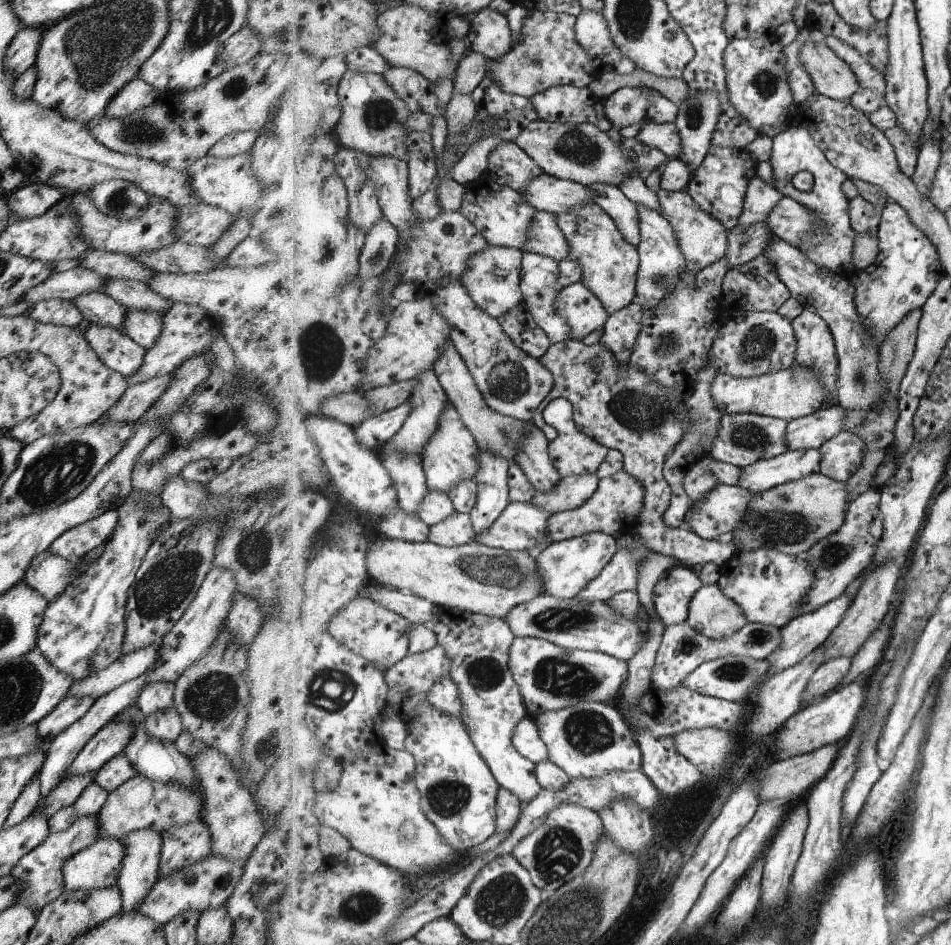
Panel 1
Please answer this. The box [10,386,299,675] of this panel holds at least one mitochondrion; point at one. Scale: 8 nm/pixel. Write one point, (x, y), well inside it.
(49, 478)

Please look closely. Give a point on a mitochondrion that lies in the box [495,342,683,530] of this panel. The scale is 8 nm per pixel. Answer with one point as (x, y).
(635, 411)

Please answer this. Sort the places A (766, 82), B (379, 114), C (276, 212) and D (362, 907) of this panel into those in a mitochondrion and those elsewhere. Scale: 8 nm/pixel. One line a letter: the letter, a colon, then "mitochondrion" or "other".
A: mitochondrion
B: mitochondrion
C: mitochondrion
D: mitochondrion

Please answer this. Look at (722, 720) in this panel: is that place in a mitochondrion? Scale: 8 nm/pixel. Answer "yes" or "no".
no

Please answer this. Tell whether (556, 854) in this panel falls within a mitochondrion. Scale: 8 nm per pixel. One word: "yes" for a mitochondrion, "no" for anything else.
yes

